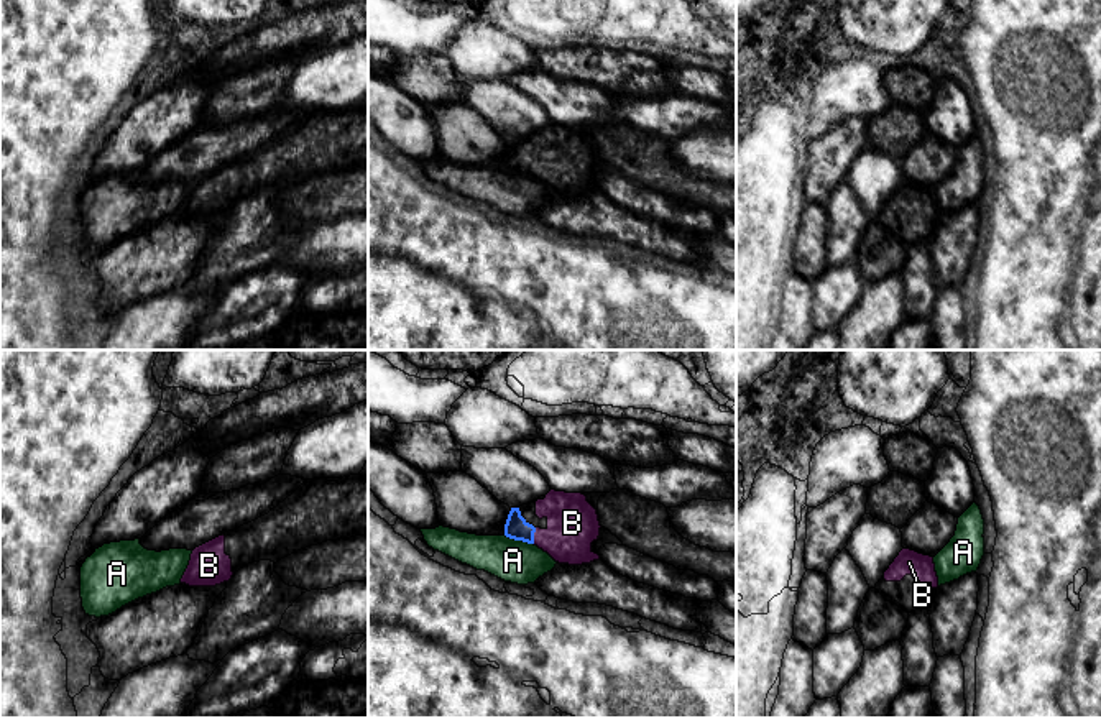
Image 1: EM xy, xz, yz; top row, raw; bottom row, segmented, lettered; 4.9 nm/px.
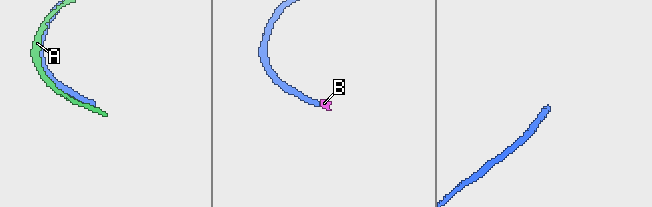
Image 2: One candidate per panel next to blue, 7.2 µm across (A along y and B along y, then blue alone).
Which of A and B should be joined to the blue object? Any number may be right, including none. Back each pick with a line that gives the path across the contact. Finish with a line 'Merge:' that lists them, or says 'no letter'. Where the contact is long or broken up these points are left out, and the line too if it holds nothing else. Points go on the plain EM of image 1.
B: Path across: xz (516, 160), (533, 168), (559, 168), (572, 155)
Merge: B

